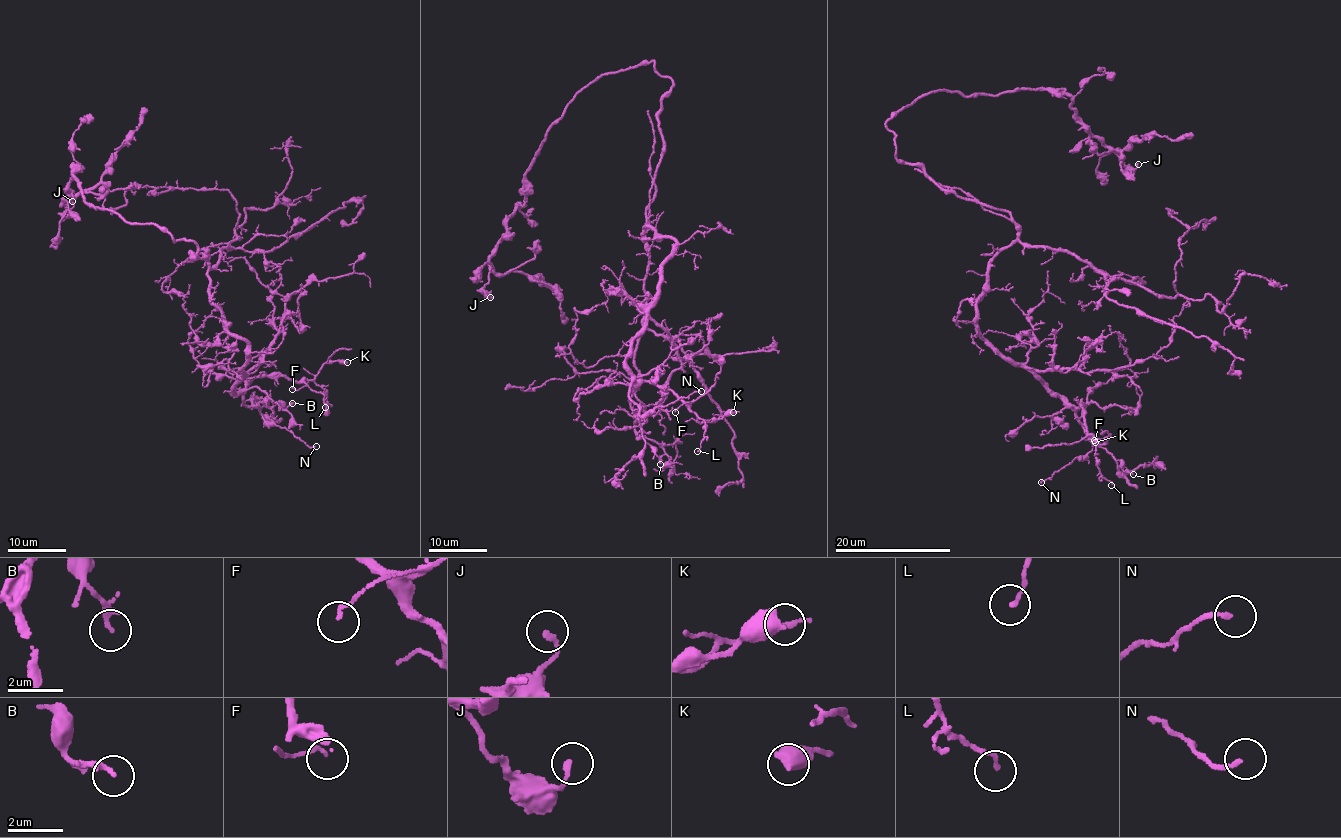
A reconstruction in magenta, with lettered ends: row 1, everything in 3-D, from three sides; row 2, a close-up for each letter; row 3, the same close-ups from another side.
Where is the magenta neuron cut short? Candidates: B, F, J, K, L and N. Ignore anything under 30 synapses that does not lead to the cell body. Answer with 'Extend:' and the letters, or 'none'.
Extend: none

